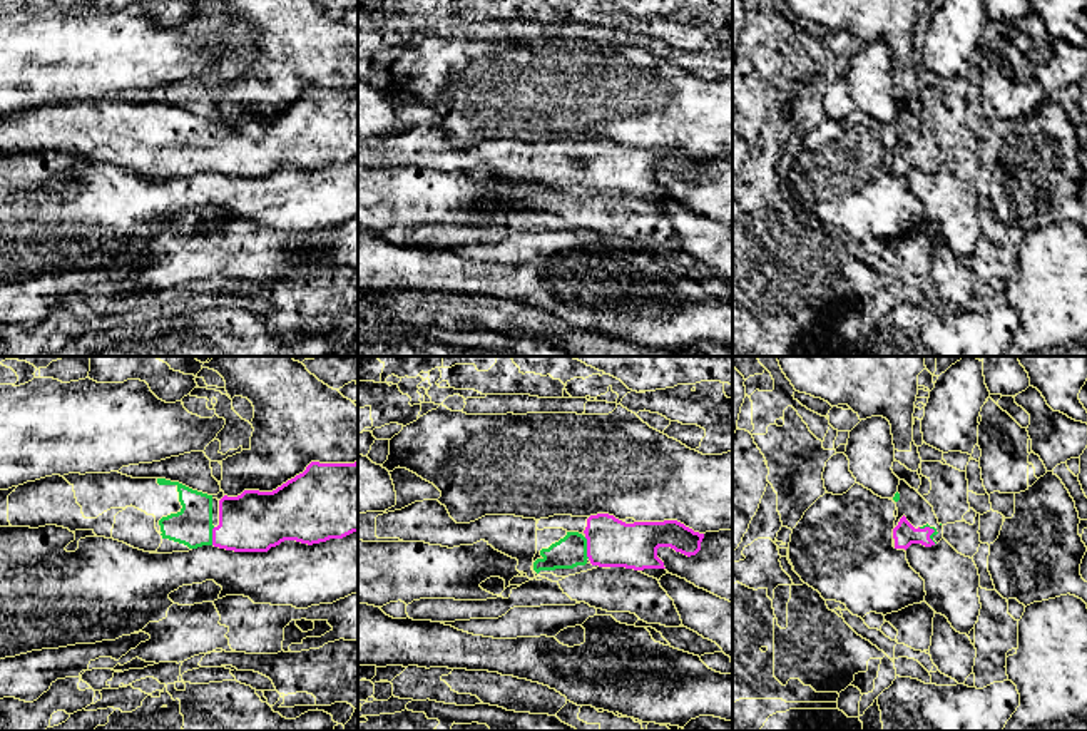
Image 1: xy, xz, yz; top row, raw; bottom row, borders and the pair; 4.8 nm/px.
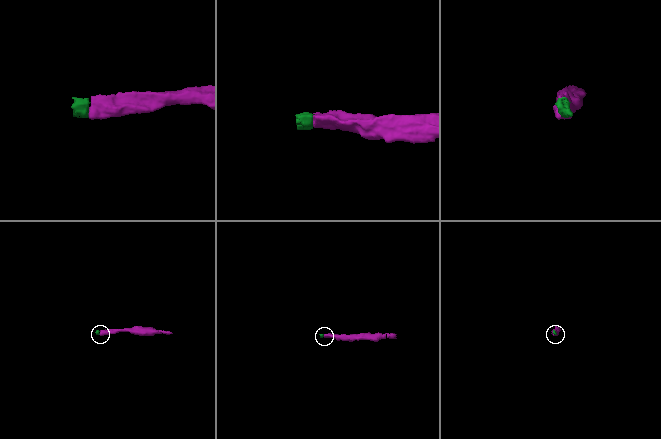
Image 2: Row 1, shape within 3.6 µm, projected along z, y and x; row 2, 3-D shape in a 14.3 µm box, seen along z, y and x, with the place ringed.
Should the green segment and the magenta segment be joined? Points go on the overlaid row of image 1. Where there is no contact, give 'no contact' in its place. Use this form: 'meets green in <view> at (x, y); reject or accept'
meets green in xz at (586, 547); accept

